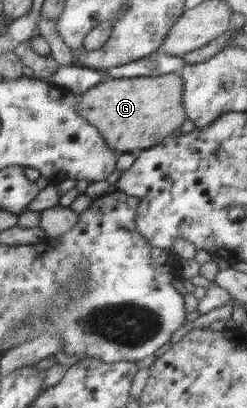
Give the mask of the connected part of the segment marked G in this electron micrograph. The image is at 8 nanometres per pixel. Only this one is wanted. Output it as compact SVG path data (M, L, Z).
M177 73L157 77L107 78L81 95L77 113L90 125L96 127L106 146L118 153L135 153L161 144L164 138L179 129L186 120L182 108L183 82Z

